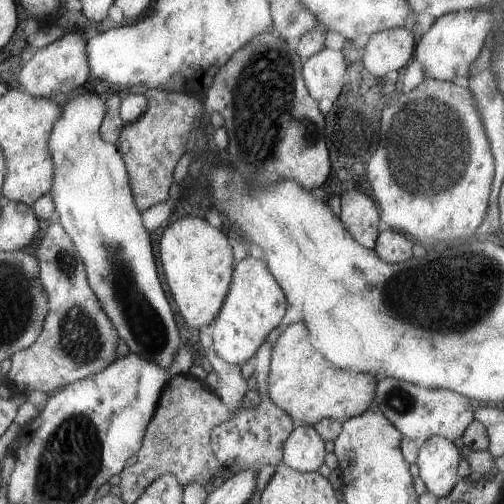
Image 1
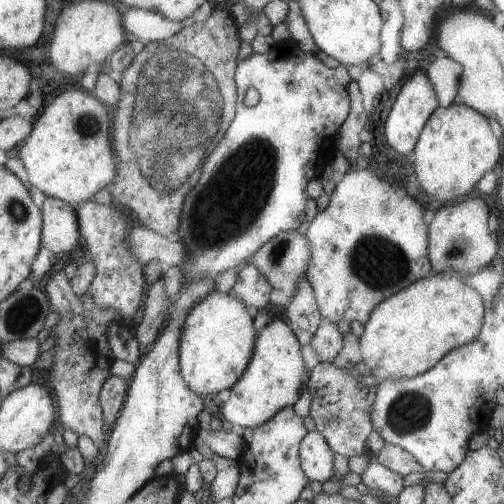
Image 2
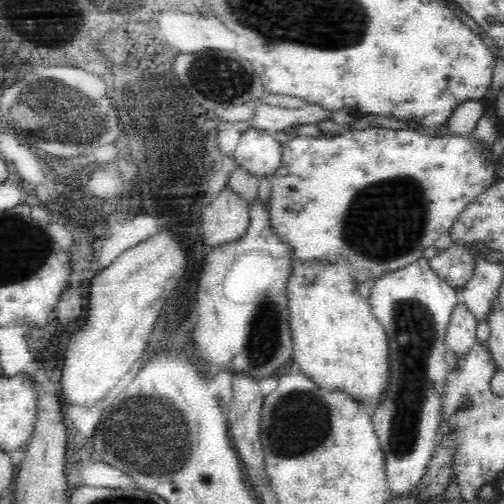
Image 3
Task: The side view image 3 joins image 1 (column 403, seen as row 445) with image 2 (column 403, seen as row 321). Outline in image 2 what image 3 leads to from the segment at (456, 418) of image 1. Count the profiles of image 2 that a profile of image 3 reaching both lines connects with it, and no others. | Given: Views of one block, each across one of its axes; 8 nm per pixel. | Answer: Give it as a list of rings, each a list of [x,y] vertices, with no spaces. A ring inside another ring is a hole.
[[[469,342],[447,352],[431,370],[415,376],[415,378],[399,378],[399,380],[381,380],[377,382],[377,396],[371,410],[371,424],[377,430],[385,444],[399,446],[409,452],[425,472],[453,472],[469,454],[467,442],[475,432],[483,432],[489,428],[491,412],[495,408],[493,394],[499,386],[499,374],[487,354],[485,342]]]

